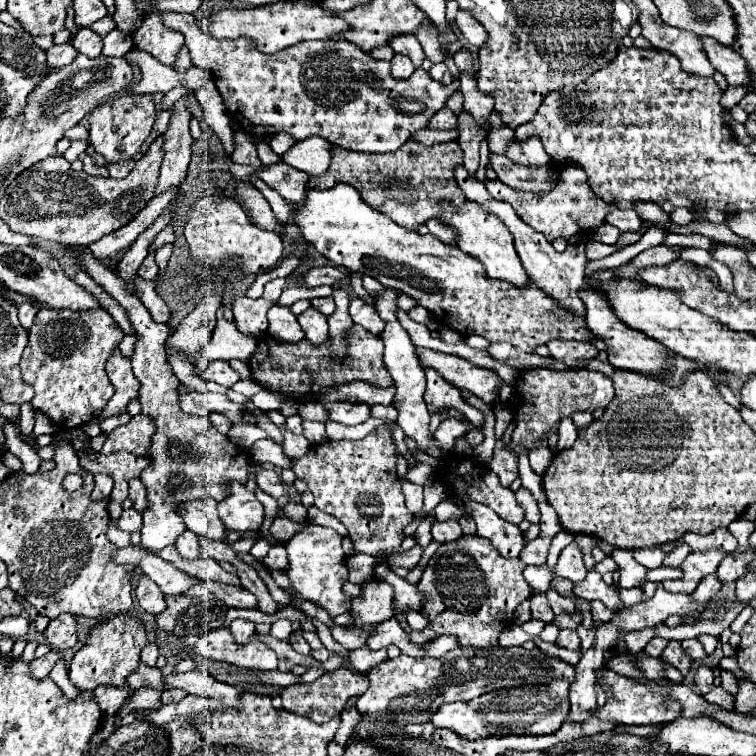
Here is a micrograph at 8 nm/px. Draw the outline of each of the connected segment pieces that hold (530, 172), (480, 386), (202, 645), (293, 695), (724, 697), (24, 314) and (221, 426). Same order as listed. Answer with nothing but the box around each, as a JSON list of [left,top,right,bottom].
[[488,152,556,192],[416,348,500,404],[192,628,276,670],[280,668,370,724],[704,684,734,710],[18,304,38,330],[208,412,232,434]]

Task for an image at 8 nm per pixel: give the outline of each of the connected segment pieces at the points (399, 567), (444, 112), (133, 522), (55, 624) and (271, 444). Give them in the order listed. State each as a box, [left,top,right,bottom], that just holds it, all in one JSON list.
[[388,544,424,576],[428,106,458,130],[118,508,142,532],[44,614,76,650],[250,438,292,468]]

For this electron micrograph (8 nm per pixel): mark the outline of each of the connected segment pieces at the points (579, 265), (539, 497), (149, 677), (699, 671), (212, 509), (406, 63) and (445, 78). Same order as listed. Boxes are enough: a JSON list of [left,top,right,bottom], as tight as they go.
[[456,166,586,316],[518,452,544,502],[126,662,164,690],[694,666,714,694],[176,500,224,540],[390,54,414,78],[430,64,452,84]]

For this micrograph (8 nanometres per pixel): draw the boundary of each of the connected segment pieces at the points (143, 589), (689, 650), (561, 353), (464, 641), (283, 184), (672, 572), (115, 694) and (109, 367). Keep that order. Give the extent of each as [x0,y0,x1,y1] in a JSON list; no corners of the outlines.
[[136,576,166,614],[682,640,706,660],[548,340,598,366],[408,534,530,648],[258,162,310,204],[646,568,682,580],[92,686,128,716],[98,348,140,422]]

